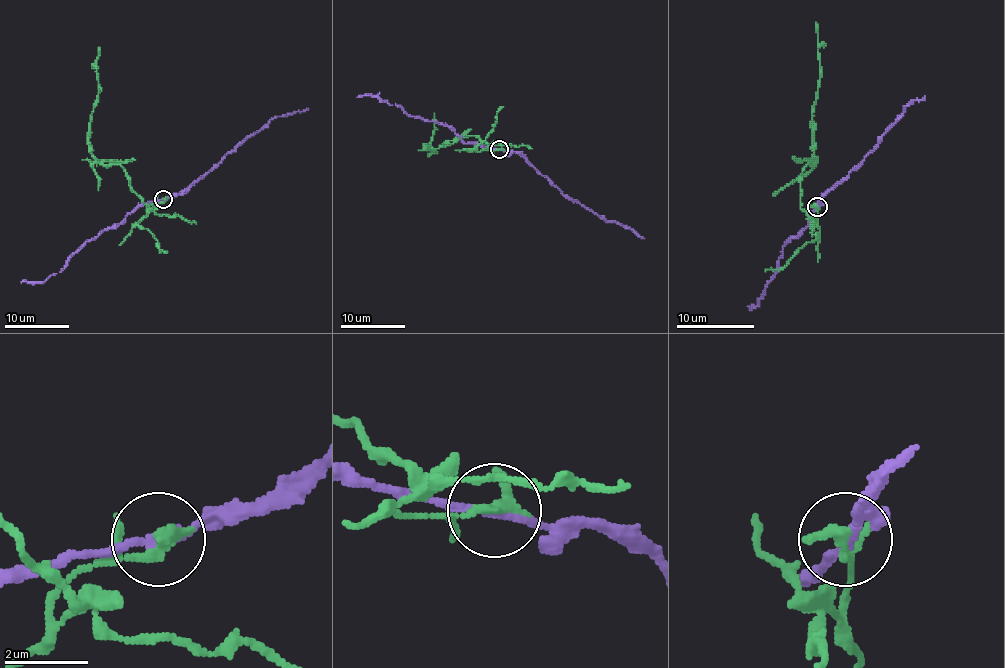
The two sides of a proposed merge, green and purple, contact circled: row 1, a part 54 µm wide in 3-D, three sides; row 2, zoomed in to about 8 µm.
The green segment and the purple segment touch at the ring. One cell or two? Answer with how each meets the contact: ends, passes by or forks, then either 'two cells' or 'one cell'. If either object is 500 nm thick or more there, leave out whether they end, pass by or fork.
green ends; purple passes by; two cells

